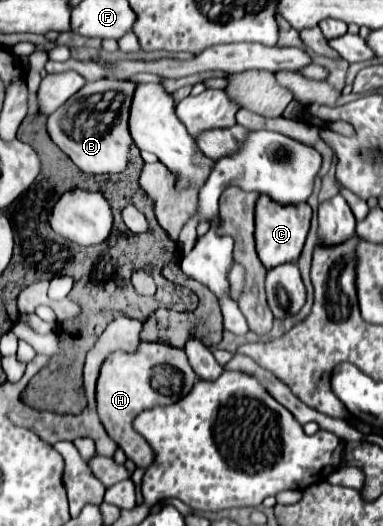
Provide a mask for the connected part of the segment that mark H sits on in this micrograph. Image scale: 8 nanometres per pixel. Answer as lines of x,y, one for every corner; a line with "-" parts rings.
142,342
138,352
126,354
126,352
114,352
114,356
106,358
106,364
102,366
96,398
98,398
98,414
102,416
102,424
110,438
126,452
126,456
138,466
148,468
154,462
154,450
152,446
134,430
132,422
134,418
154,406
170,406
188,396
194,388
194,384
200,378
188,364
188,358
184,350
170,348
168,344
150,344

